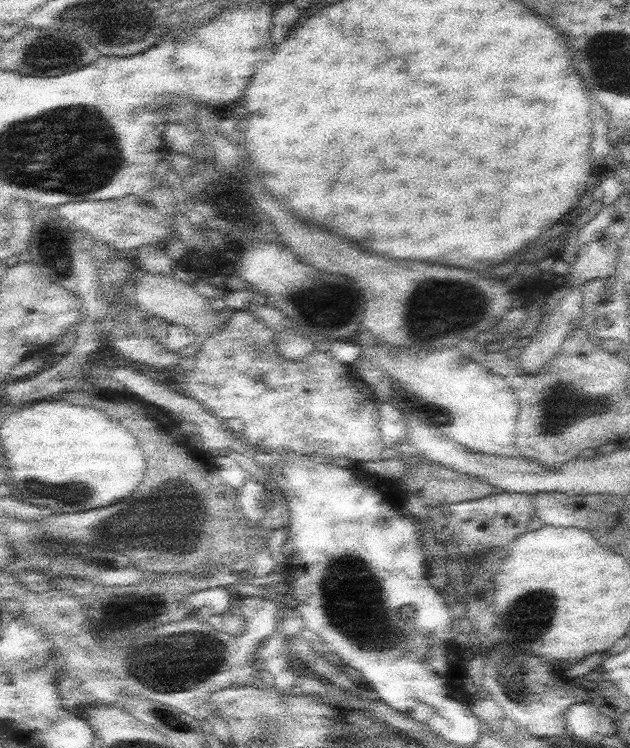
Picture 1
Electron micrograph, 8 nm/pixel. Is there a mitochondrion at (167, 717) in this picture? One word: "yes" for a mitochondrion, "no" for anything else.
yes

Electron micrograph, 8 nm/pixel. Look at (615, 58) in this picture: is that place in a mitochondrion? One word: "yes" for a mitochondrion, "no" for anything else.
yes

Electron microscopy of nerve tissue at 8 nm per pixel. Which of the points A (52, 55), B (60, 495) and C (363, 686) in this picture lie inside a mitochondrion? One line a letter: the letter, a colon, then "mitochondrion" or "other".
A: mitochondrion
B: mitochondrion
C: other

